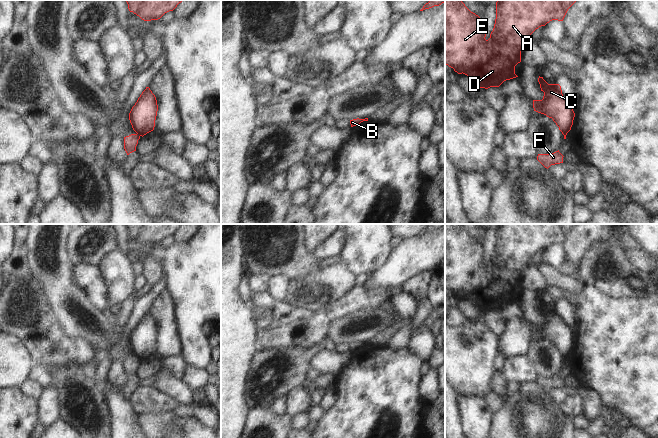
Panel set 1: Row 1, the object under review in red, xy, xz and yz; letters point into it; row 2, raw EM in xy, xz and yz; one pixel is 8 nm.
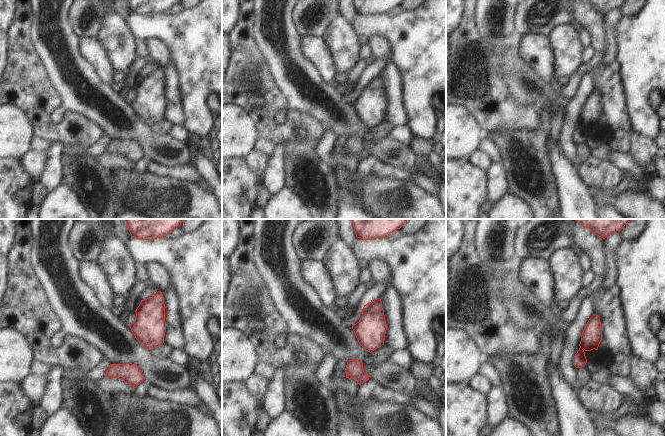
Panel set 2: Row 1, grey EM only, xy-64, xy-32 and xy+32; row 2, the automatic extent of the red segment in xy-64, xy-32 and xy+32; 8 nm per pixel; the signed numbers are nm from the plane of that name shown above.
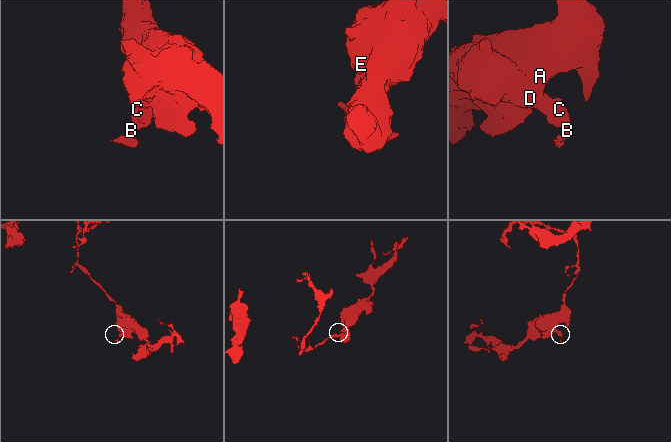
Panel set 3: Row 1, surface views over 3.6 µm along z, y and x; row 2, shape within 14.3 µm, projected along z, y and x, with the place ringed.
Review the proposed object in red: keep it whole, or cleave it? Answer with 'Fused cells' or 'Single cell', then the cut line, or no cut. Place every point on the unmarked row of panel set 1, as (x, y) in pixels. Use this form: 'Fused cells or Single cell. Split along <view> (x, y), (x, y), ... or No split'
Fused cells. Split along xy (137, 357), (140, 359)

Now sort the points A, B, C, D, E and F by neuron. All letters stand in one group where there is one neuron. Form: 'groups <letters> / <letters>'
groups A C D E / B F

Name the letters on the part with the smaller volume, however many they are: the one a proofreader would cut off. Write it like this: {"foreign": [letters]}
{"foreign": ["B", "F"]}

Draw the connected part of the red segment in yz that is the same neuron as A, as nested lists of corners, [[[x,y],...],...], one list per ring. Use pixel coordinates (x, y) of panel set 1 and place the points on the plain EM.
[[[445,224],[445,289],[453,292],[458,298],[465,298],[468,301],[472,301],[477,307],[479,312],[488,313],[490,311],[499,311],[504,305],[510,304],[518,301],[515,298],[515,290],[521,286],[521,275],[523,270],[529,265],[531,258],[541,250],[545,250],[552,244],[563,245],[568,233],[576,226],[577,224],[497,224],[496,226],[496,243],[493,255],[490,258],[488,264],[485,263],[485,249],[483,244],[471,236],[461,224]]]

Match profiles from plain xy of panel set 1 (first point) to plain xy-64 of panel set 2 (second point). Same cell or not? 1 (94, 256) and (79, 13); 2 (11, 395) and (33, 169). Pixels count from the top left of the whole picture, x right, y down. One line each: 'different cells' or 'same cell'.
1: same cell
2: different cells

